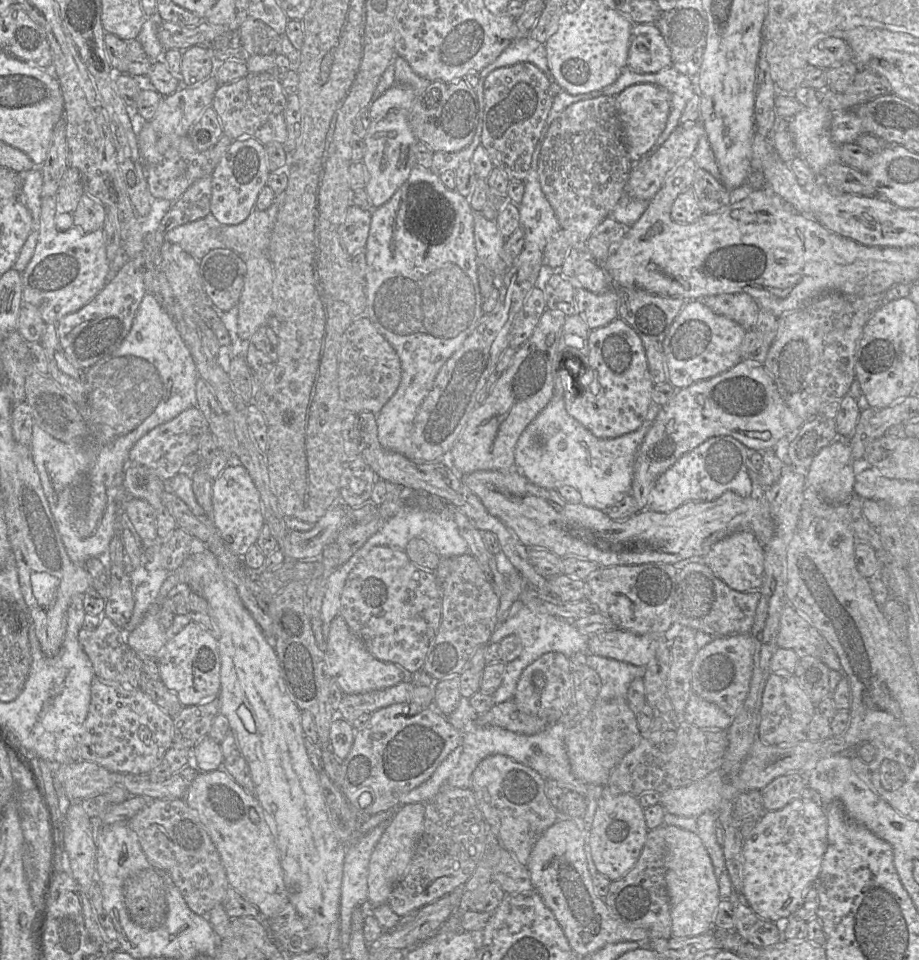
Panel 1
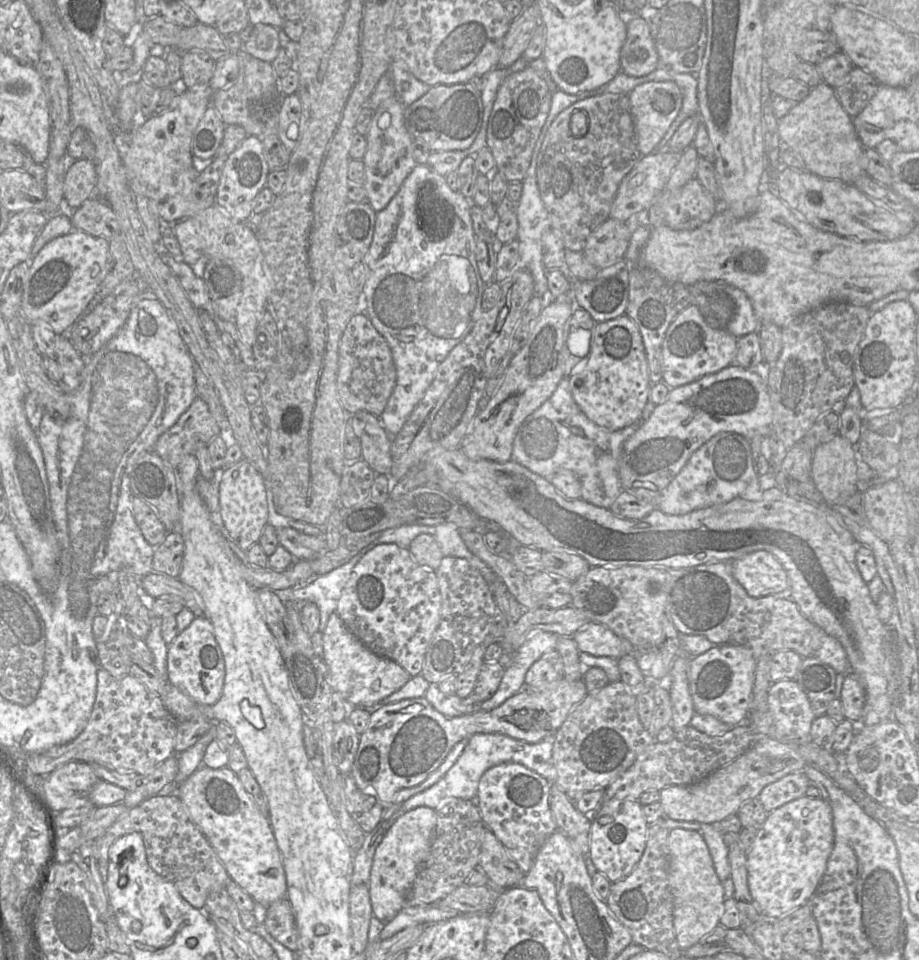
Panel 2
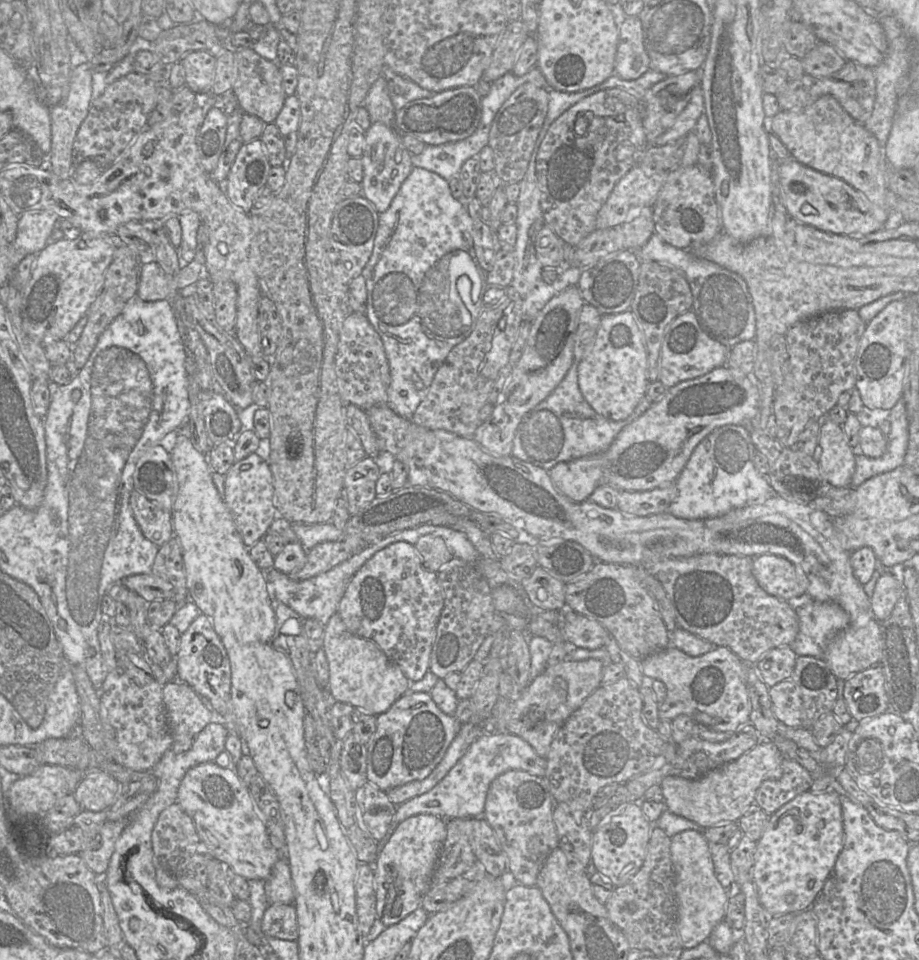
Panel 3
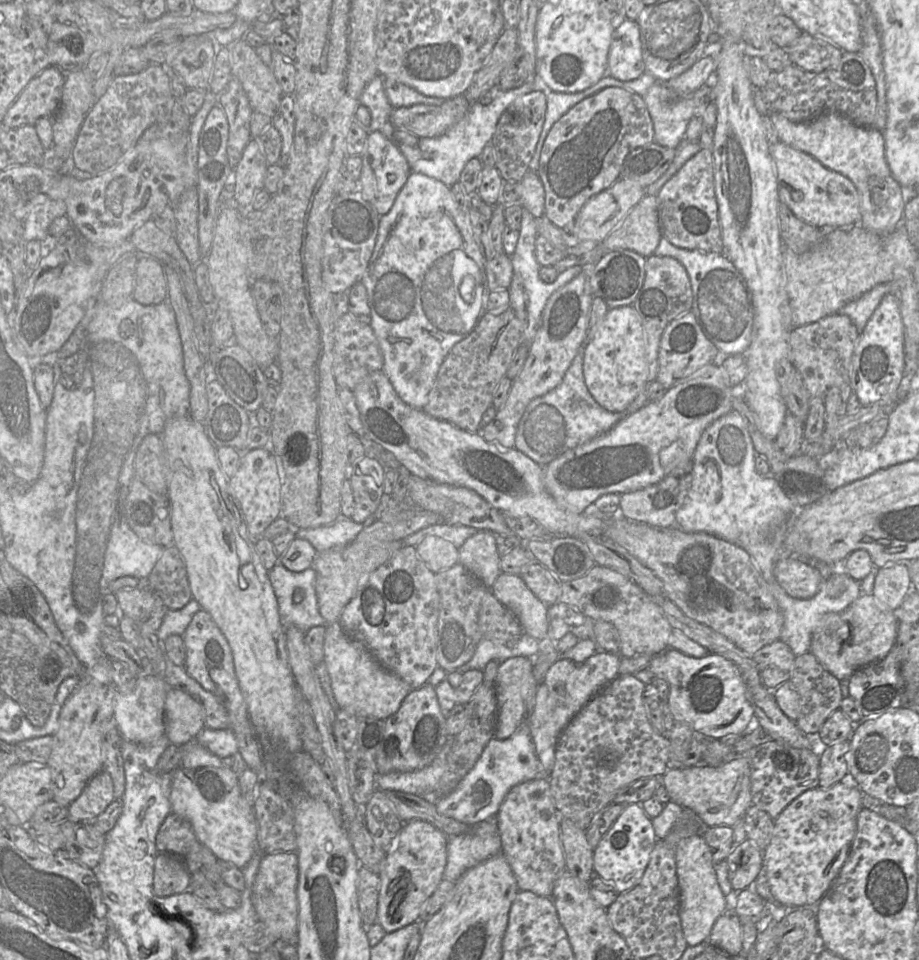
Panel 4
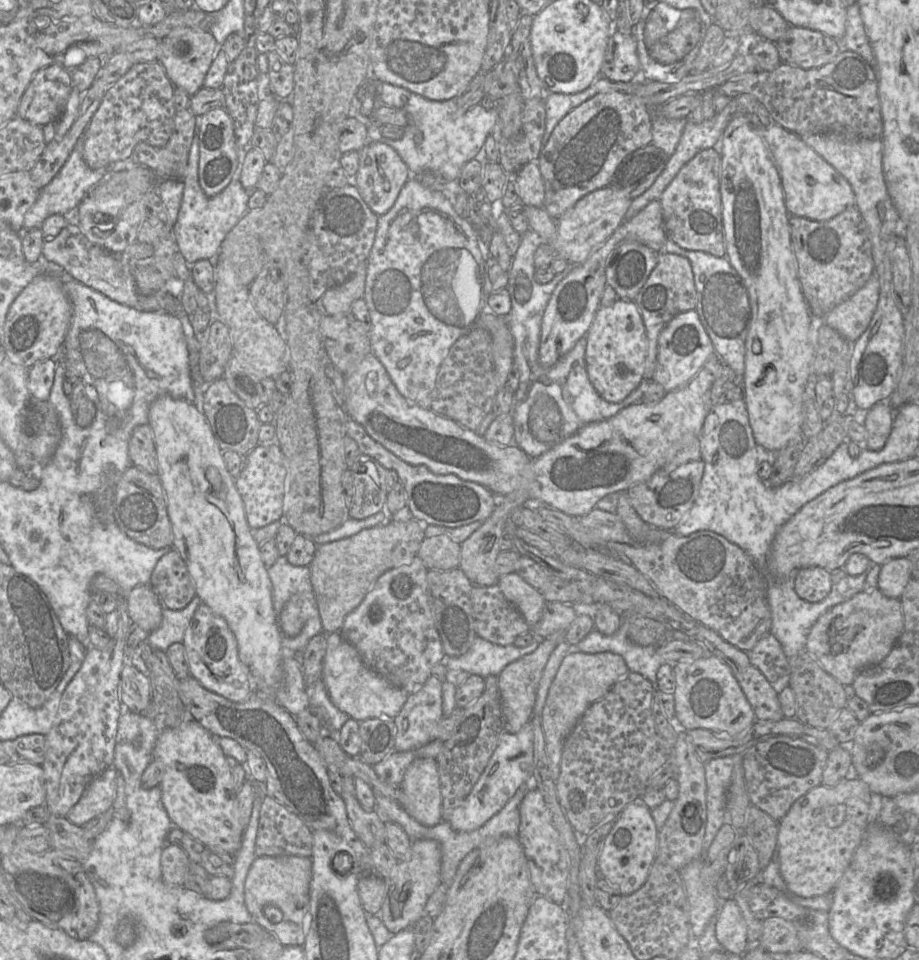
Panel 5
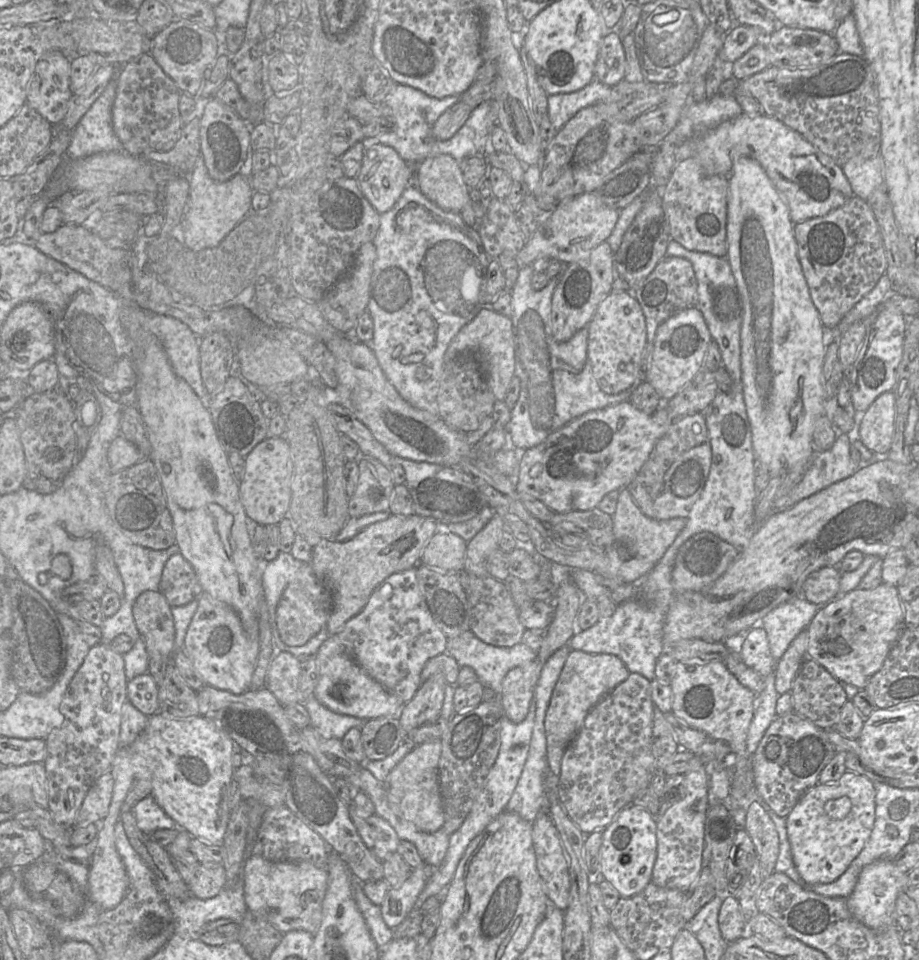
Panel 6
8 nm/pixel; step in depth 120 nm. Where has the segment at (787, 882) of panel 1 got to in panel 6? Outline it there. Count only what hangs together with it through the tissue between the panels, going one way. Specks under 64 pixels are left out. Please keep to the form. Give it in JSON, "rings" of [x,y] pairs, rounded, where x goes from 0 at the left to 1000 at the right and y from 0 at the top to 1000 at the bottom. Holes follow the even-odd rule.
{"rings":[[[926,803],[906,816],[890,816],[874,827],[854,853],[863,897],[877,921],[908,919],[936,890],[951,860],[952,830],[951,816]]]}

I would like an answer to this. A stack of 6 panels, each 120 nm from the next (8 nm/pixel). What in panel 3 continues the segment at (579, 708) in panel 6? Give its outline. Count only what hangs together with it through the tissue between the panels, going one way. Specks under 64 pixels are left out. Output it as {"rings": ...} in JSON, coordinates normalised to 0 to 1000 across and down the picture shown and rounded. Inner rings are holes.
{"rings":[[[615,686],[594,697],[555,731],[540,753],[540,763],[561,766],[576,774],[582,783],[595,791],[600,775],[612,756],[635,730],[654,715],[659,691],[651,686],[624,689]]]}

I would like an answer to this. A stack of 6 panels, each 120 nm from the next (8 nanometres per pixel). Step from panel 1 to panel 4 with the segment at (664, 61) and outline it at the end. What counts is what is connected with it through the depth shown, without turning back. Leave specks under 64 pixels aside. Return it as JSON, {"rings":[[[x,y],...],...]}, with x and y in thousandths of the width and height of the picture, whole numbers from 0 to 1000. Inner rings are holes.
{"rings":[[[679,21],[666,35],[661,77],[675,84],[687,84],[702,76],[696,30],[691,21]]]}

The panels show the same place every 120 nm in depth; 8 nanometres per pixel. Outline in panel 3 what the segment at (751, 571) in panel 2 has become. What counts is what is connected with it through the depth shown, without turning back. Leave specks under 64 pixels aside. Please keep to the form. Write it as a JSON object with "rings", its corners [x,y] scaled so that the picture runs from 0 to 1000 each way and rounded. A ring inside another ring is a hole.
{"rings":[[[826,578],[819,581],[818,595],[827,611],[838,620],[860,628],[878,623],[876,598],[853,580]]]}

